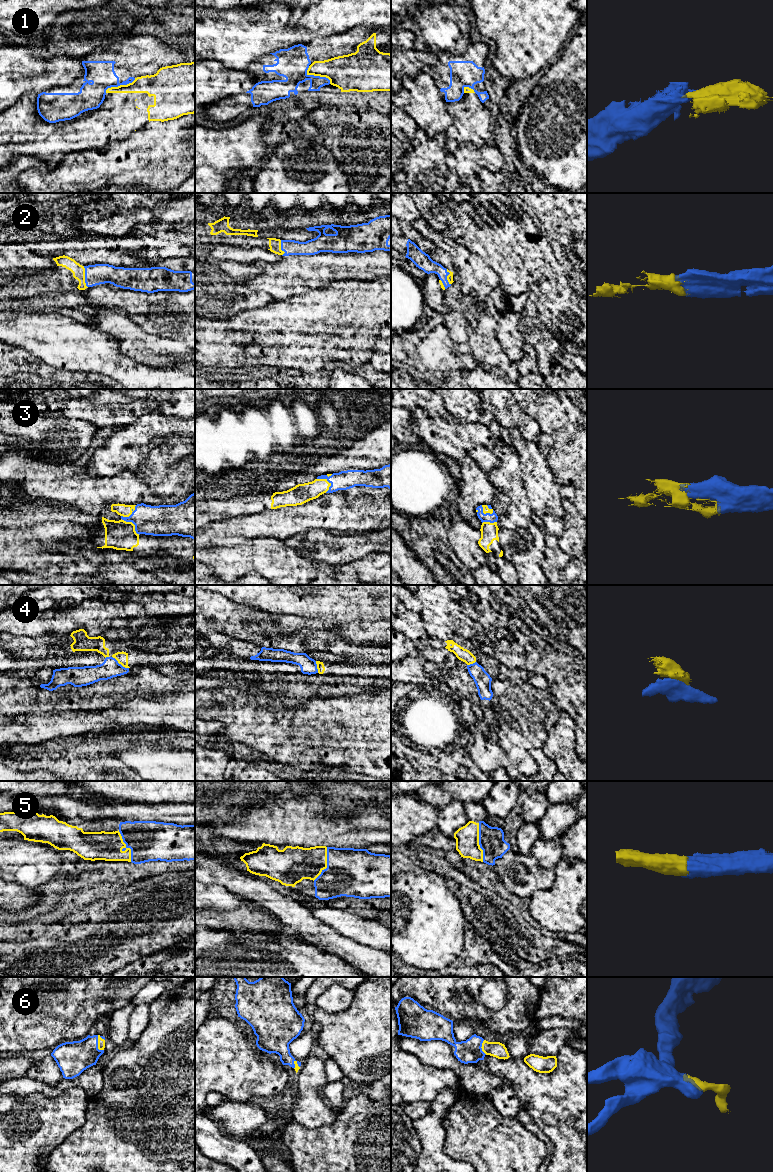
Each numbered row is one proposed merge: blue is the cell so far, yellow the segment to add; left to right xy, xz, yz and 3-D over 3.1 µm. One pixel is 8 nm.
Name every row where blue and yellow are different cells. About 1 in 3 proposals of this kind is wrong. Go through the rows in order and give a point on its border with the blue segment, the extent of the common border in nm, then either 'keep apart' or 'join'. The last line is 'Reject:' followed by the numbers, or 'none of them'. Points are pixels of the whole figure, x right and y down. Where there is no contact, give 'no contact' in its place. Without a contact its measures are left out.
1: meets blue in xz at (316, 76); contact 240 nm long; keep apart
2: meets blue in xy at (85, 277); contact 180 nm long; join
3: meets blue in yz at (486, 513); contact 120 nm long; join
4: meets blue in xy at (120, 664); contact 170 nm long; keep apart
5: meets blue in xy at (126, 846); contact 280 nm long; join
6: meets blue in xy at (97, 1044); contact 140 nm long; join
Reject: 1, 4

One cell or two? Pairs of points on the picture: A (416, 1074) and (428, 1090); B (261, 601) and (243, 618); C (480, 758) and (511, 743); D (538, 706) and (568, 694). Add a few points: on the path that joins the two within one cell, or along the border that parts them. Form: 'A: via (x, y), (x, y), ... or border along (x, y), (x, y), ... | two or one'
A: via (420, 1078), (425, 1082), (425, 1086) | one
B: border along (232, 600), (246, 606), (260, 608), (277, 614) | two
C: border along (498, 742), (507, 757), (516, 766) | two
D: border along (548, 687), (553, 702), (560, 709) | two

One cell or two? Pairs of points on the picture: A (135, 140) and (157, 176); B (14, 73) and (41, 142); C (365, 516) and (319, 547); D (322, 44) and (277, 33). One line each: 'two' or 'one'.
A: one
B: two
C: two
D: two

